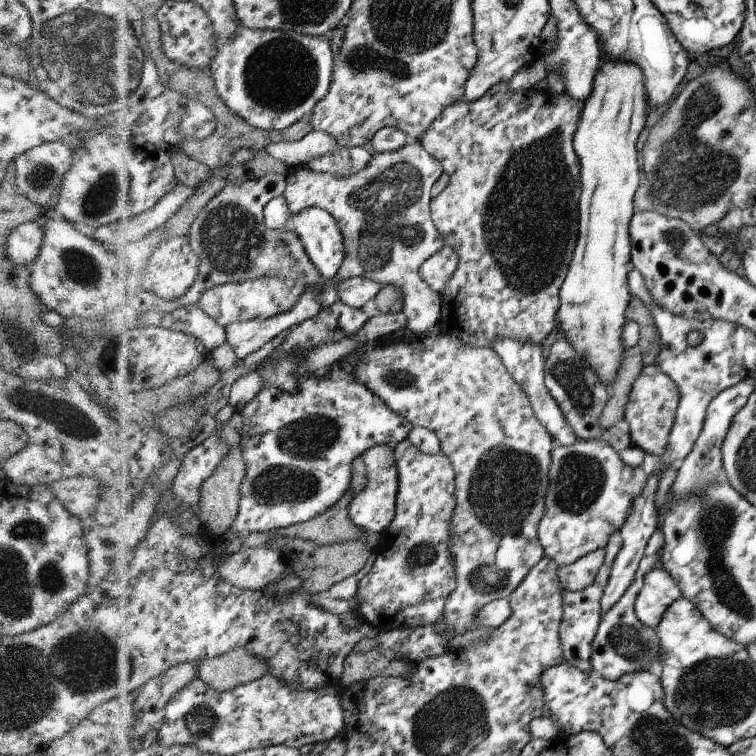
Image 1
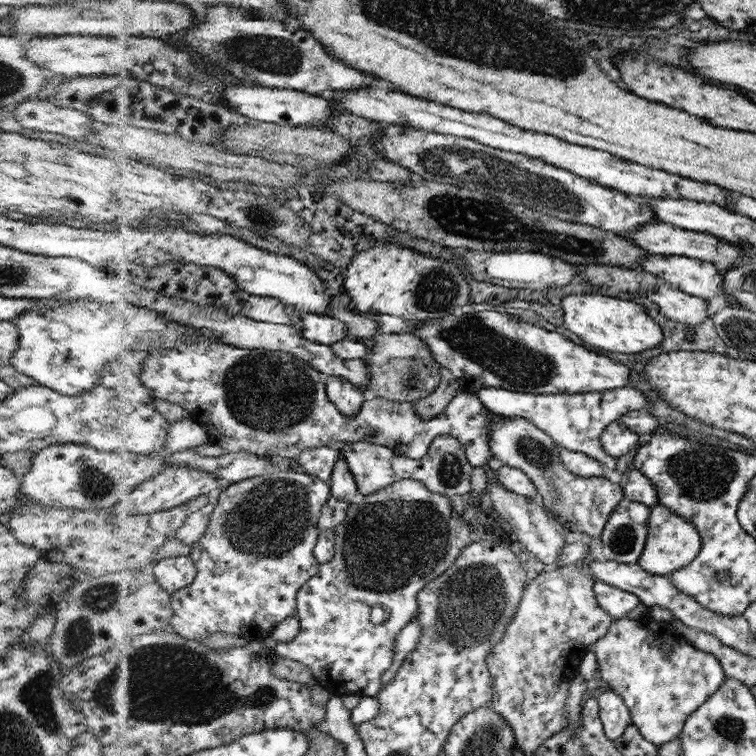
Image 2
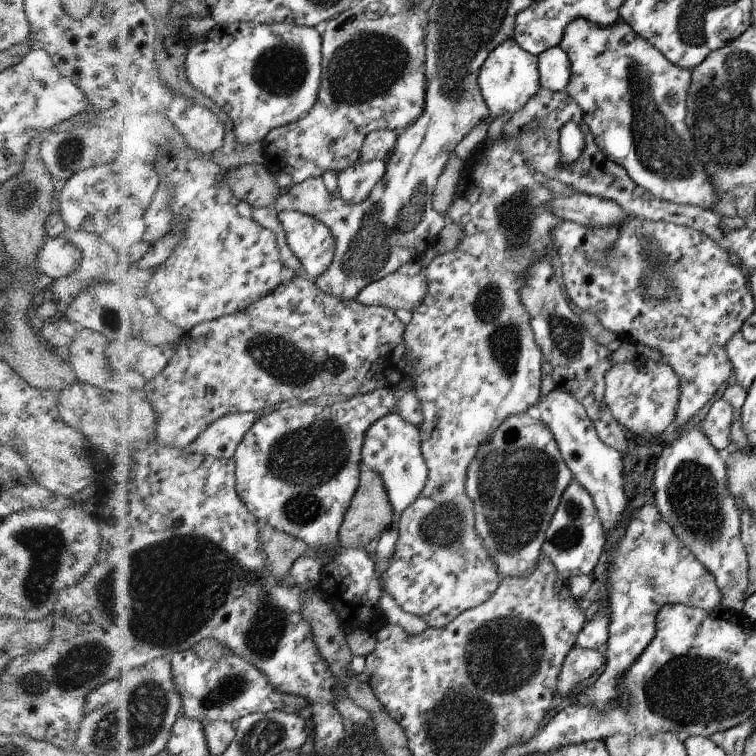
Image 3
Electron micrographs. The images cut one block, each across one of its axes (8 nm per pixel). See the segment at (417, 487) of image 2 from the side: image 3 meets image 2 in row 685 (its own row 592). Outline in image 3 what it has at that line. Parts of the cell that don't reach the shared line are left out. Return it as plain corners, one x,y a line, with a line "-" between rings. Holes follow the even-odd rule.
383,389
331,405
316,406
313,402
305,401
273,410
261,416
252,426
234,456
237,492
258,520
265,525
274,526
277,530
289,532
291,536
302,538
316,550
321,550
321,553
325,553
325,550
331,548
331,544
335,544
335,550
331,552
335,558
324,559
325,568
319,586
323,598
337,612
345,631
353,626
374,630
382,623
380,593
383,591
380,589
375,564
365,553
365,548
341,548
340,528
357,490
360,489
365,433
388,412
393,412
393,399
394,395

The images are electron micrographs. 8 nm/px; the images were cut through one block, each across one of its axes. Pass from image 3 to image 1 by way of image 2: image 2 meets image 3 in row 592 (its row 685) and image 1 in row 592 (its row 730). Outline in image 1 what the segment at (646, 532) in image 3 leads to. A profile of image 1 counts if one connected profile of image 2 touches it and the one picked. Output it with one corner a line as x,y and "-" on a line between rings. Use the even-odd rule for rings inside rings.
657,565
644,576
643,588
635,600
636,617
655,628
660,624
663,611
680,596
677,582
668,571

